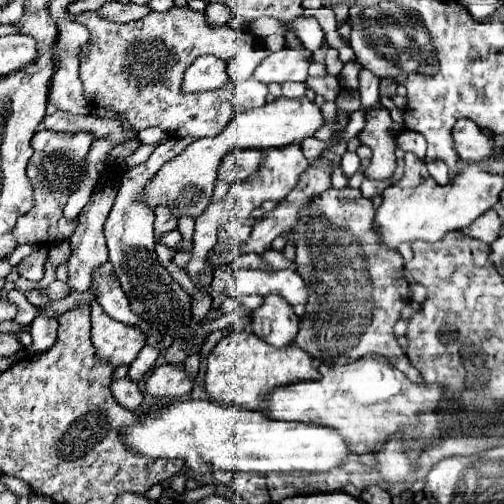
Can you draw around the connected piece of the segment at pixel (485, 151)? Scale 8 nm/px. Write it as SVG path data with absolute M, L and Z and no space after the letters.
M469 118L457 120L457 124L453 126L453 140L455 152L463 162L483 162L495 152L493 138L485 136Z

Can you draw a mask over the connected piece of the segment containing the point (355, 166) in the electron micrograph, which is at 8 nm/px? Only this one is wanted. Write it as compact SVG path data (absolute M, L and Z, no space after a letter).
M345 152L343 160L341 160L341 168L347 174L347 178L351 178L361 166L361 158L357 156L357 152Z

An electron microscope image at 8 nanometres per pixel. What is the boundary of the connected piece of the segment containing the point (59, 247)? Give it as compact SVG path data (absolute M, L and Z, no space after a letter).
M61 240L61 242L53 244L53 246L49 246L49 262L53 264L53 268L59 268L61 264L67 264L69 254L71 254L69 240Z

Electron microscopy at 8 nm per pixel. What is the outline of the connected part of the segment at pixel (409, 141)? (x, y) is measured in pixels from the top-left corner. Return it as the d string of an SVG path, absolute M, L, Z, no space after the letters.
M403 130L397 136L397 148L401 148L403 152L413 152L419 160L425 158L425 138L421 134L417 134L417 132Z

